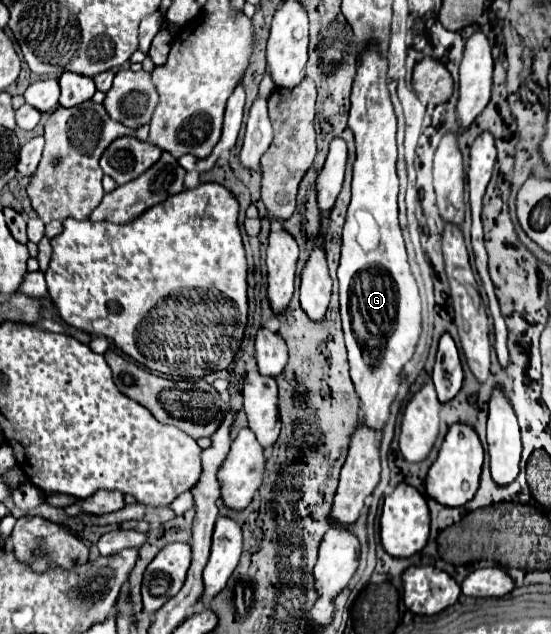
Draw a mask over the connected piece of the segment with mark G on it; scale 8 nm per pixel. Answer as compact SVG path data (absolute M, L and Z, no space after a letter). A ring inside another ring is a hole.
M369 47L361 55L361 65L355 75L349 111L349 129L355 133L357 159L353 165L353 197L347 211L347 221L343 227L341 263L337 269L339 277L339 311L343 319L345 345L349 351L351 381L361 399L359 419L365 427L383 433L389 421L389 409L401 385L401 371L405 363L413 357L415 345L421 335L421 299L417 291L415 277L411 273L407 251L397 221L397 187L399 179L395 173L397 145L395 145L395 113L387 91L387 59L377 47Z

